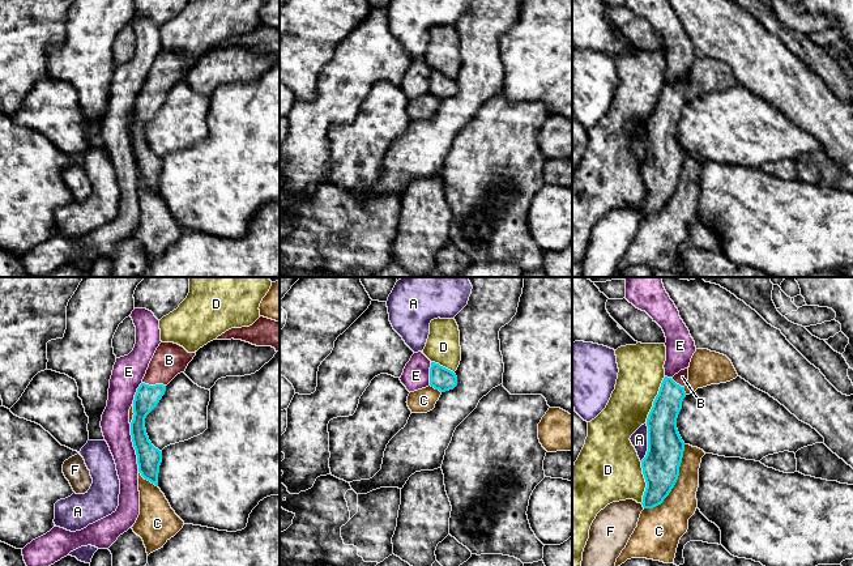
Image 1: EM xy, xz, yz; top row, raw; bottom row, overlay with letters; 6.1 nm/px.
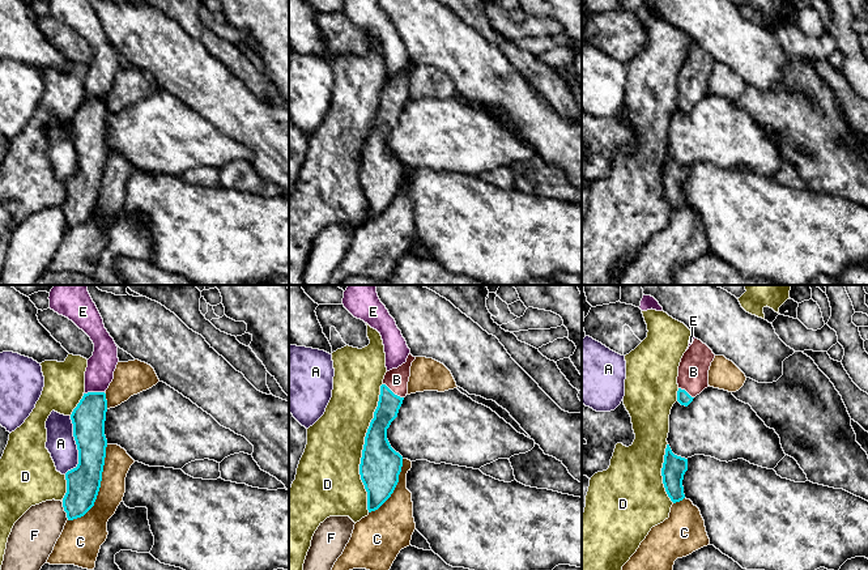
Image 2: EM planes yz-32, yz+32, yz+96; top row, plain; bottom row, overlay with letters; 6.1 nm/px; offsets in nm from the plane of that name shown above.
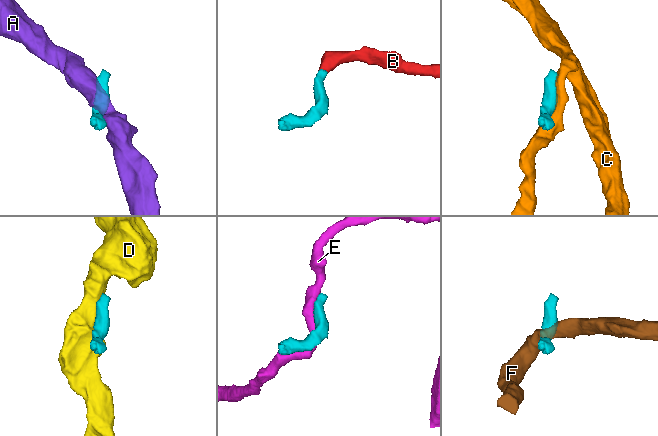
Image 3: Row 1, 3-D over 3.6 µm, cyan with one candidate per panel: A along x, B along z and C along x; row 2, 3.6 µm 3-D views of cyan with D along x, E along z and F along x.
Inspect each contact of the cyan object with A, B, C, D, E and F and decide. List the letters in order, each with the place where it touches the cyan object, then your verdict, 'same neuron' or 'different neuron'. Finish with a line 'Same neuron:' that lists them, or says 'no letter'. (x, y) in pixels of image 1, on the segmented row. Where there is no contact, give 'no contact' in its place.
A: meets cyan in yz at (648, 442); different neuron
B: meets cyan in xy at (156, 384); same neuron
C: meets cyan in yz at (675, 481); different neuron
D: meets cyan in yz at (655, 400); different neuron
E: meets cyan in xy at (133, 446); different neuron
F: meets cyan in yz at (643, 506); different neuron
Same neuron: B

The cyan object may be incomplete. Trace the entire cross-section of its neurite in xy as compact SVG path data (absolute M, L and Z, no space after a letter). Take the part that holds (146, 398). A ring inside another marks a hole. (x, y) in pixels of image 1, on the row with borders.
M161 342L135 395L131 435L137 455L138 472L155 486L158 486L162 451L155 448L149 441L145 418L165 395L166 386L178 374L185 371L195 356L196 352L188 353L178 344Z

